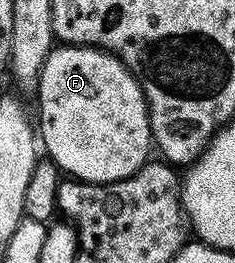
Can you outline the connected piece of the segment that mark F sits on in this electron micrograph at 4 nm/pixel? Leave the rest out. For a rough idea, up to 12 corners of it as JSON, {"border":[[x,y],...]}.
{"border":[[93,45],[51,48],[40,141],[63,174],[131,177],[150,153],[138,80]]}

